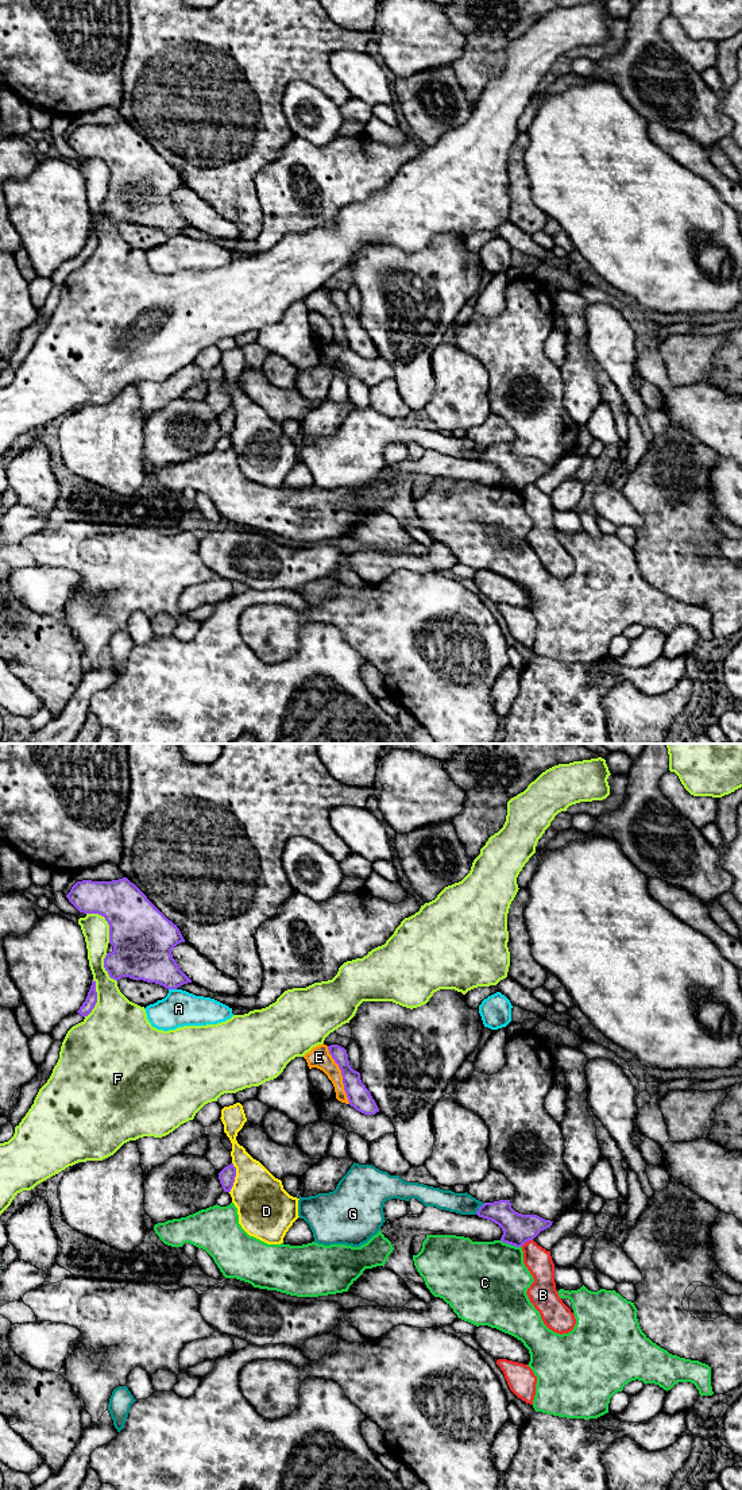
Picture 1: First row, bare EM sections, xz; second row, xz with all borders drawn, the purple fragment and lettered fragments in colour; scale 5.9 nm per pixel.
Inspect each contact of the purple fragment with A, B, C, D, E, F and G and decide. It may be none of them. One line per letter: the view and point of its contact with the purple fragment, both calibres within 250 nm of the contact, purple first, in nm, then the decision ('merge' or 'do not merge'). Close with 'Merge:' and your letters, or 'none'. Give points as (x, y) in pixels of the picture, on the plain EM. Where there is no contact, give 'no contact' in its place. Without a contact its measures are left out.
A: meets purple in xz at (173, 232); 300 nm thick on the purple side, 220 nm on the other; do not merge
B: meets purple in xz at (526, 485); 180 nm thick on the purple side, 160 nm on the other; do not merge
C: meets purple in xz at (511, 489); 180 nm thick on the purple side, 460 nm on the other; do not merge
D: meets purple in xz at (235, 420); 100 nm thick on the purple side, 320 nm on the other; do not merge
E: meets purple in xz at (341, 319); 140 nm thick on the purple side, 130 nm on the other; do not merge
F: meets purple in xz at (107, 165); 360 nm thick on the purple side, 160 nm on the other; do not merge
G: meets purple in xz at (479, 452); 170 nm thick on the purple side, 130 nm on the other; do not merge
Merge: none

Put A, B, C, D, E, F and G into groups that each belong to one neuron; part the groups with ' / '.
A / B / C / D / E / F / G

